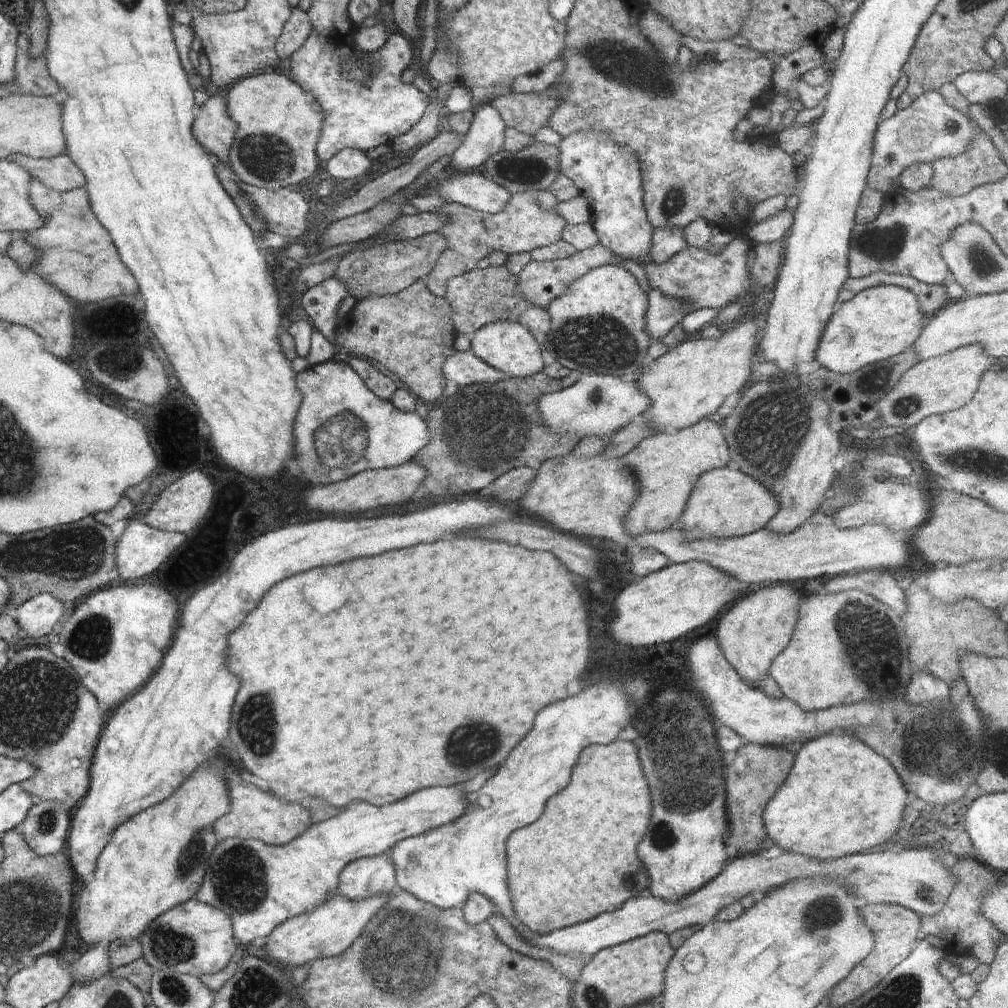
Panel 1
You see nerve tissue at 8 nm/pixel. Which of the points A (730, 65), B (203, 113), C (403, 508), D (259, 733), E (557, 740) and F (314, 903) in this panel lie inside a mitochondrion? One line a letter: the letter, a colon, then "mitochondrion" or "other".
A: other
B: other
C: other
D: mitochondrion
E: other
F: other

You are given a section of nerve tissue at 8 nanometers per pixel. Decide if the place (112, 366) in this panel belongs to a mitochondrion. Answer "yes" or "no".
yes

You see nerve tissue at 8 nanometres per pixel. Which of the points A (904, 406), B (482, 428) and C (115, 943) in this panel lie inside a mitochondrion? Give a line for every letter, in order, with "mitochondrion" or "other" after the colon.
A: mitochondrion
B: mitochondrion
C: other

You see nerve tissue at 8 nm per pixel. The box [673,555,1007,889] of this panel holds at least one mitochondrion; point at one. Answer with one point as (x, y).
(941, 745)

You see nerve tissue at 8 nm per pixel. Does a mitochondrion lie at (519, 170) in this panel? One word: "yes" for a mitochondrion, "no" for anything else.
yes

